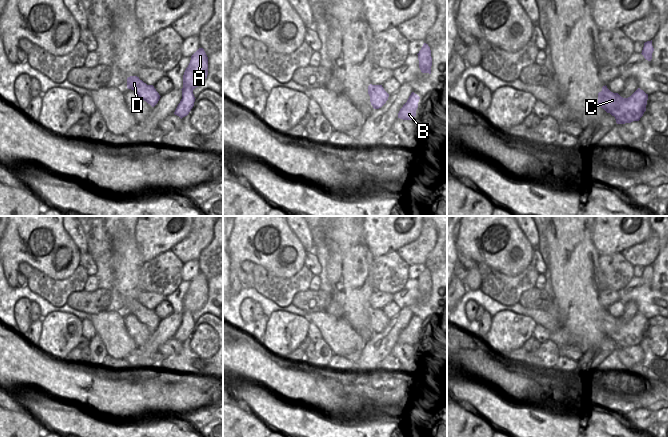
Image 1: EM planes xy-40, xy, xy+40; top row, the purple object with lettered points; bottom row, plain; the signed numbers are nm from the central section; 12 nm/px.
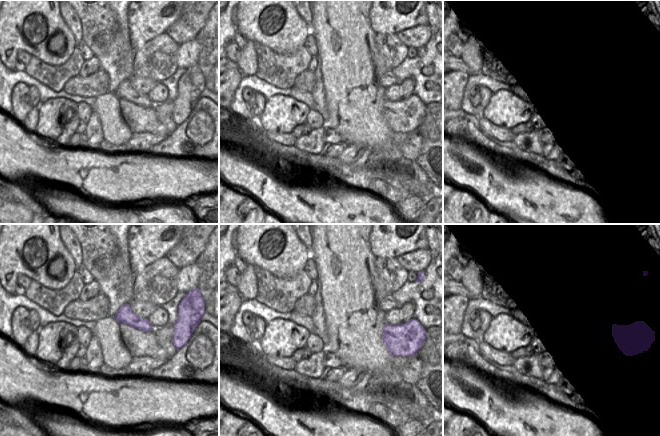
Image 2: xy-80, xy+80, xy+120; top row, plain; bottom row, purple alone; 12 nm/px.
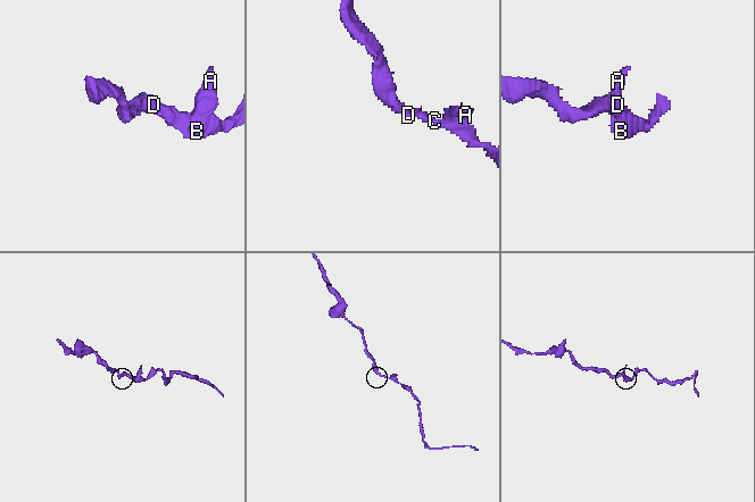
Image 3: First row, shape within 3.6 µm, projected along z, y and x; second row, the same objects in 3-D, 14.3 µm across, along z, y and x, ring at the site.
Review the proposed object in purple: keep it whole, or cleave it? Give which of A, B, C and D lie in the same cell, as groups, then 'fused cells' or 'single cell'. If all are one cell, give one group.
A B C D; single cell

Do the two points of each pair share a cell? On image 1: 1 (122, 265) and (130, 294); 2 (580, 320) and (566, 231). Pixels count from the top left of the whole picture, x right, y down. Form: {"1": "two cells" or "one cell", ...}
{"1": "one cell", "2": "one cell"}

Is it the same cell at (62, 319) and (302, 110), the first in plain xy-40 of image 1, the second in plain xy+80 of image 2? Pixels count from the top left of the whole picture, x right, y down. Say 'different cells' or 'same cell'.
same cell

